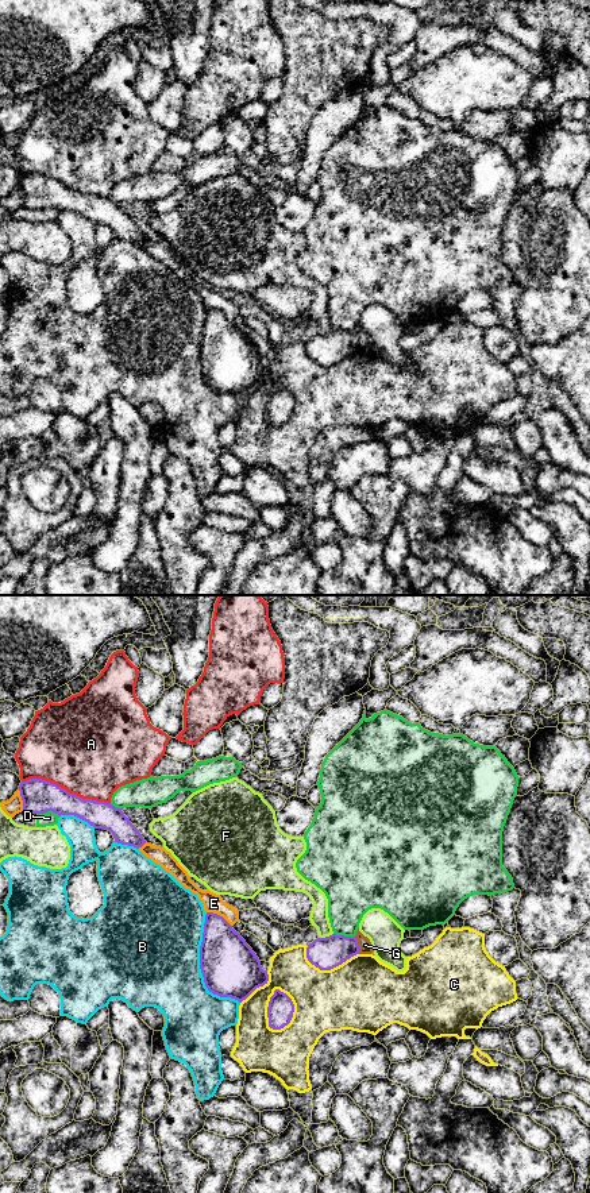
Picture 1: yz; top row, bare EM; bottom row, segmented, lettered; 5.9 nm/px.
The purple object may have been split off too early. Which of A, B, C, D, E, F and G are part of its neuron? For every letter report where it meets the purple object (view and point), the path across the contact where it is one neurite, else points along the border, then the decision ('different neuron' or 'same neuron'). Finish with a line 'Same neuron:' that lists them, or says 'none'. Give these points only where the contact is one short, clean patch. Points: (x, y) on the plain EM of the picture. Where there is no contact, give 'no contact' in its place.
A: yz (65, 185) | different neuron
B: yz (200, 362) | different neuron
C: yz (267, 408) | different neuron
D: yz (49, 205) | different neuron
E: yz (219, 311) | different neuron
F: yz (326, 332) | different neuron
G: yz (358, 340) | along yz (354, 332), (359, 348) | different neuron
Same neuron: none

